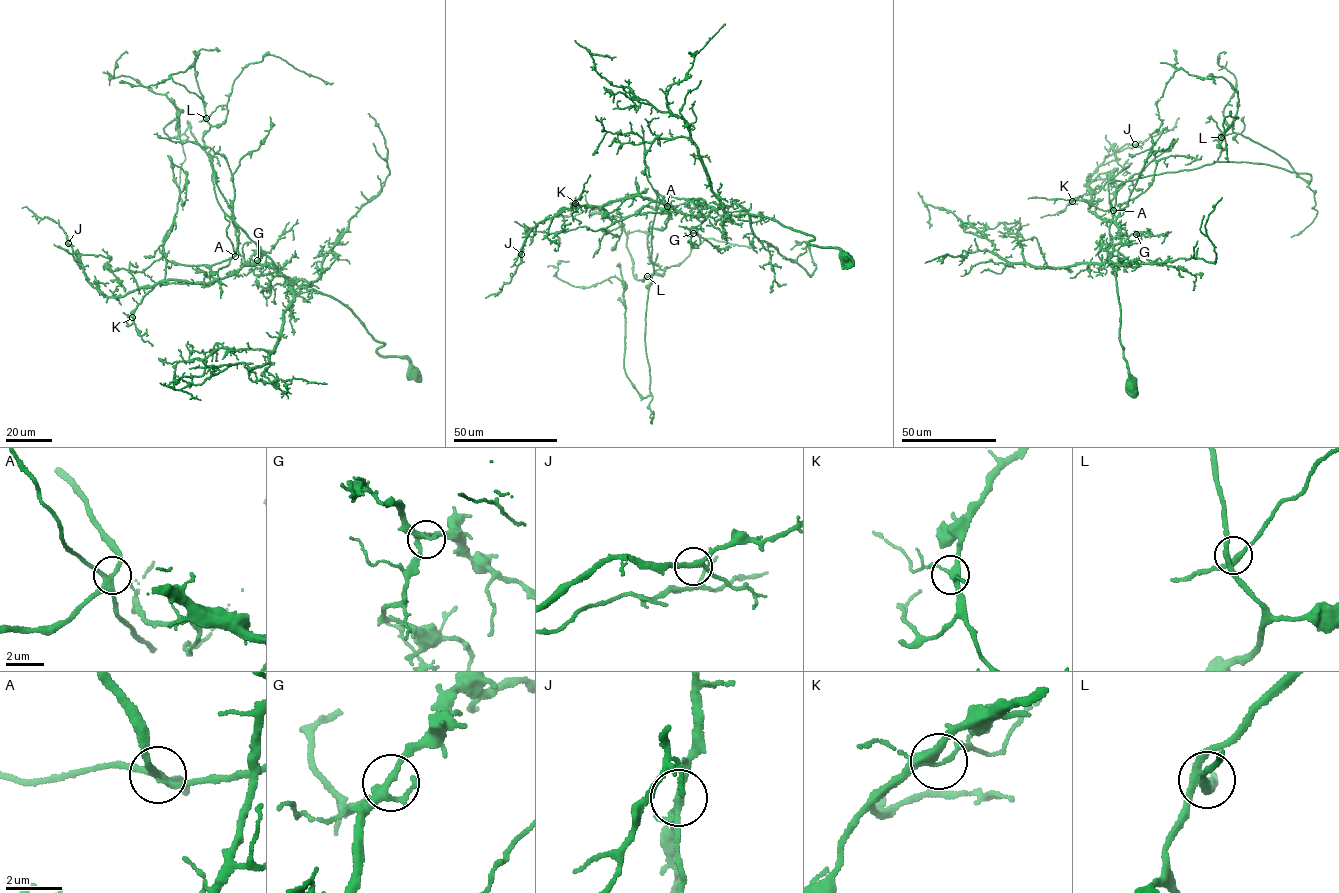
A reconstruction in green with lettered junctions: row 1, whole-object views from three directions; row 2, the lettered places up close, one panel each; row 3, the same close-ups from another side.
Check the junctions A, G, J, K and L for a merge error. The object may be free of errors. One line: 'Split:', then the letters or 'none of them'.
Split: none of them

